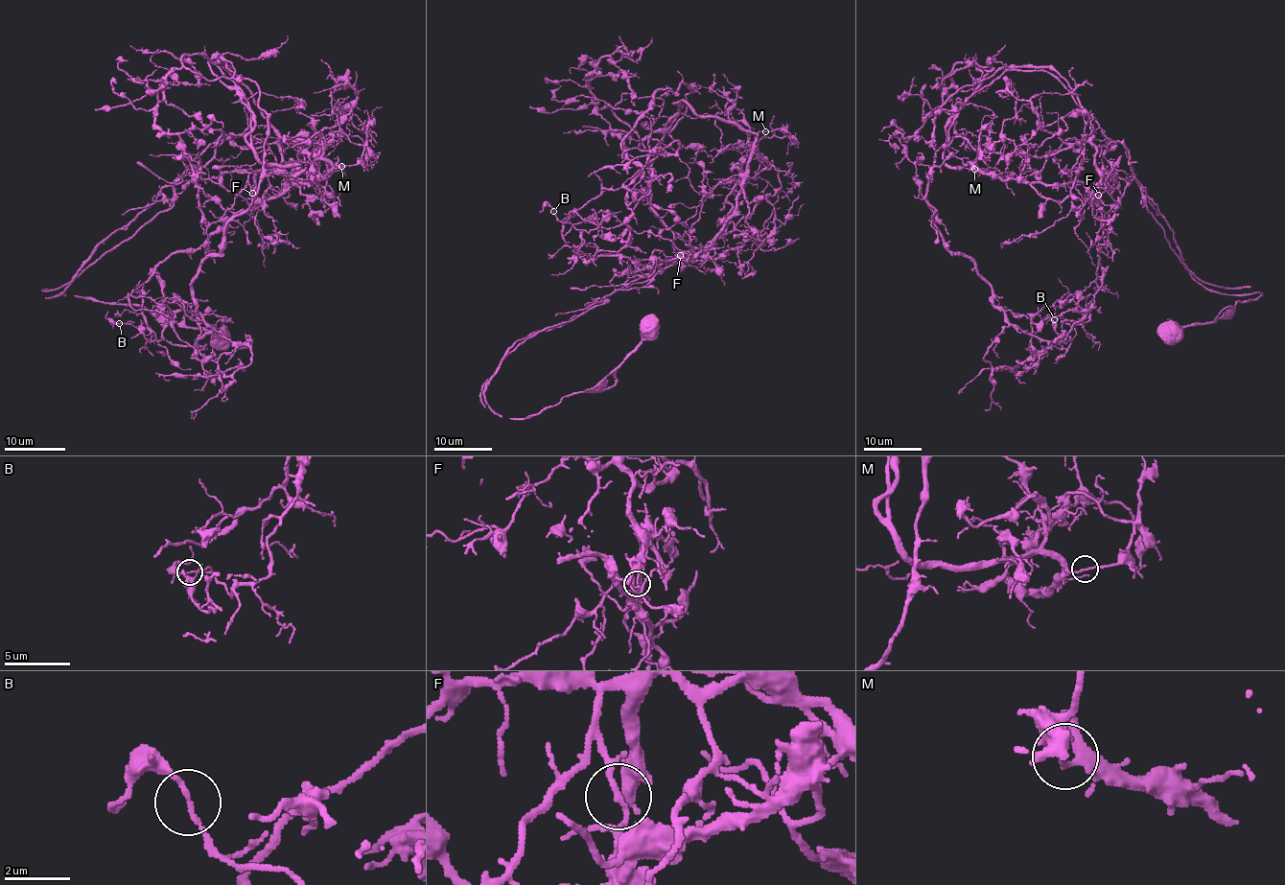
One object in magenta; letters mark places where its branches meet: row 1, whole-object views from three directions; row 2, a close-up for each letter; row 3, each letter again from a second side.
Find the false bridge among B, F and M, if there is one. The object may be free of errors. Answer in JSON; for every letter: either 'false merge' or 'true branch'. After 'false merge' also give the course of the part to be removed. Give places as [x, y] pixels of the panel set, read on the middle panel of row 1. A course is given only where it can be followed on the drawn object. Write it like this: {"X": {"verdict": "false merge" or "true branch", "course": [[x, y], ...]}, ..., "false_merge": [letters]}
{"B": {"verdict": "true branch"}, "F": {"verdict": "false merge", "course": [[680, 255], [708, 252], [651, 212], [648, 179], [682, 82], [622, 144], [642, 168], [628, 242], [583, 258]]}, "M": {"verdict": "true branch"}, "false_merge": ["F"]}

